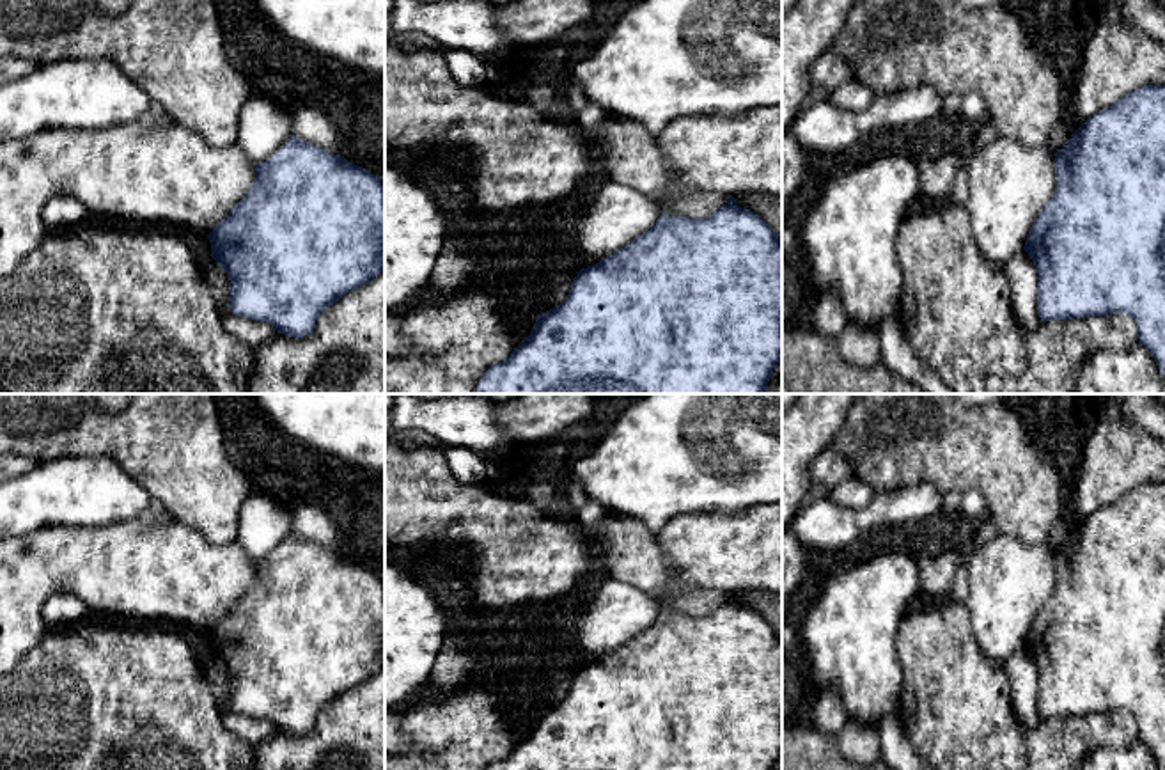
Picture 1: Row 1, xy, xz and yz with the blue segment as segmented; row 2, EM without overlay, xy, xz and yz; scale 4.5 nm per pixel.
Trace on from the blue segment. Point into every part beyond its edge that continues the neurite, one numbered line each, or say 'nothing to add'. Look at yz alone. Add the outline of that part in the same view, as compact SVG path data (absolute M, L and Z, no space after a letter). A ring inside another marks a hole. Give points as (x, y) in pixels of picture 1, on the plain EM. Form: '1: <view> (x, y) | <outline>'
1: yz (1020, 667) | M1025 648L1016 649L1004 664L1011 683L1011 697L1018 720L1030 731L1037 731L1041 715L1037 711L1039 672L1034 658Z

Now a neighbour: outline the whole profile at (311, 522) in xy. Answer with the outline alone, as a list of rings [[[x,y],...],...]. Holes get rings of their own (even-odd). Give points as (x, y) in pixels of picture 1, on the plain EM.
[[[310,504],[289,506],[287,509],[293,520],[293,532],[332,552],[342,554],[340,530],[326,511]]]

